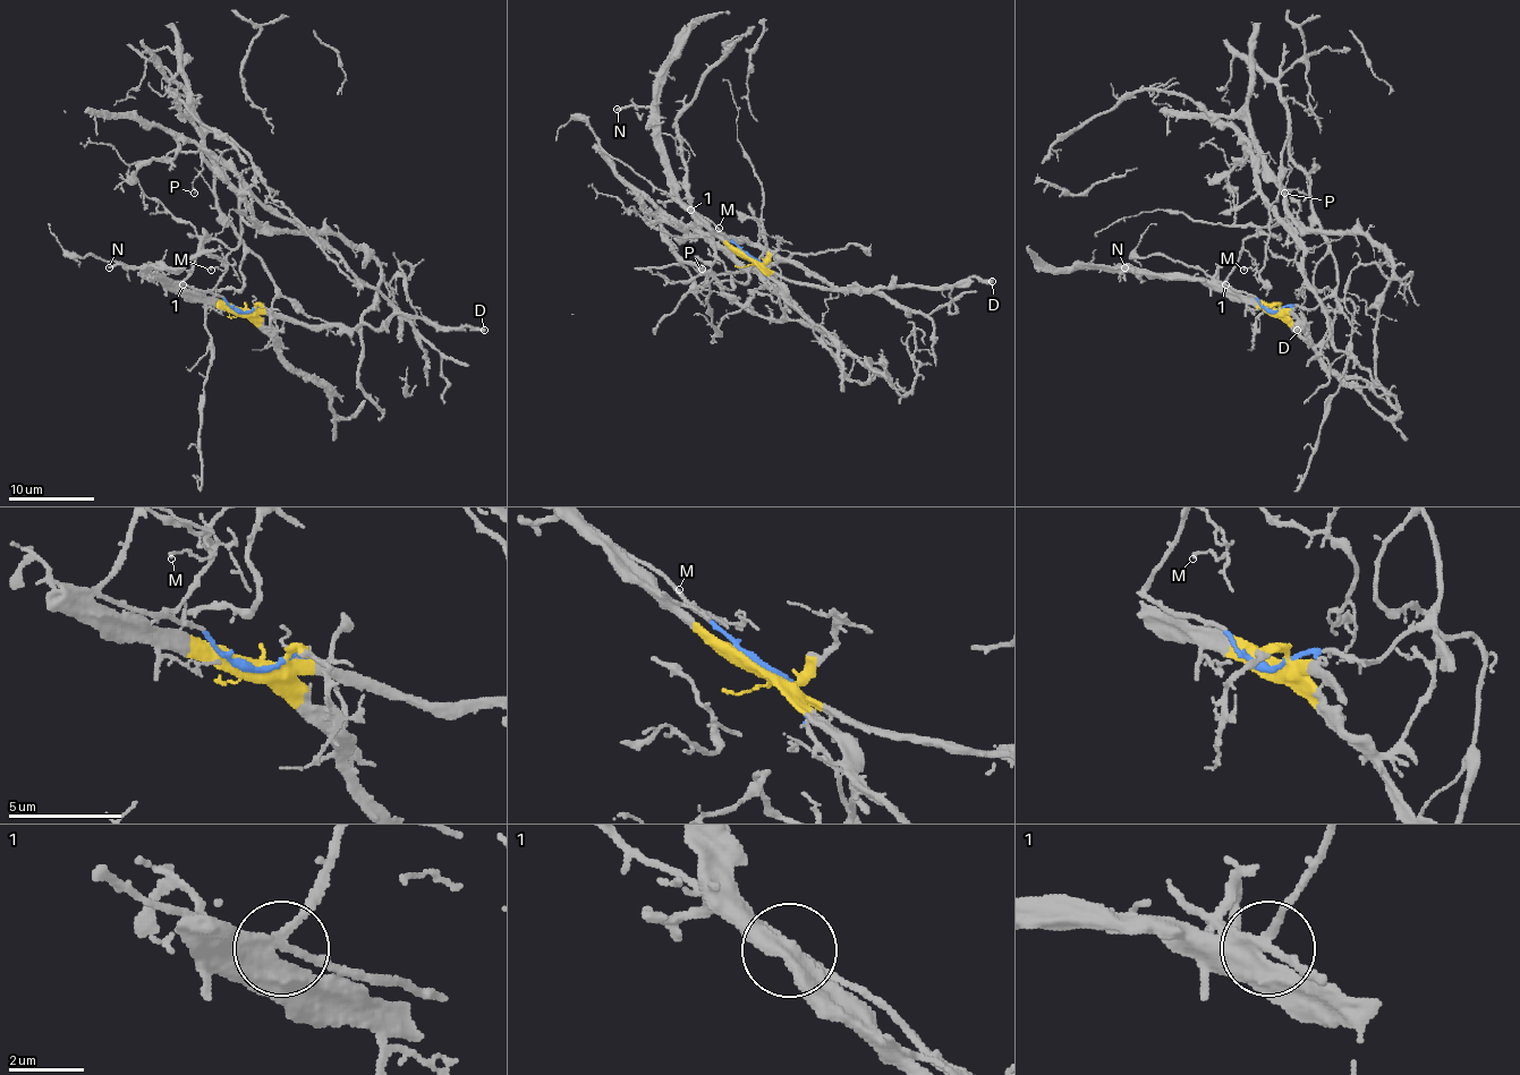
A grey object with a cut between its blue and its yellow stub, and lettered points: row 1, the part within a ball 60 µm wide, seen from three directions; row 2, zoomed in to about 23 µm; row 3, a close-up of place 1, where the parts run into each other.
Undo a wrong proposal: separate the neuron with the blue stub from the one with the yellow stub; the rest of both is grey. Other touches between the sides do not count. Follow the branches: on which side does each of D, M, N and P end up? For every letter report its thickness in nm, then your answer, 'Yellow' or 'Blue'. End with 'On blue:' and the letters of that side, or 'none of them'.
D: Thickness 320 nm. Yellow
M: Thickness 100 nm. Yellow
N: Thickness 200 nm. Yellow
P: Thickness 100 nm. Blue
On blue: P

